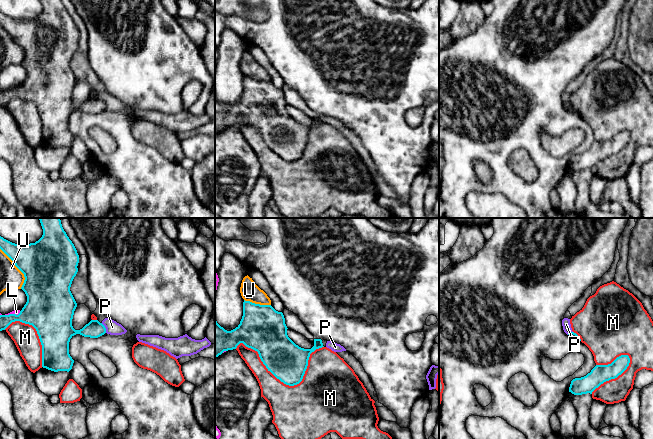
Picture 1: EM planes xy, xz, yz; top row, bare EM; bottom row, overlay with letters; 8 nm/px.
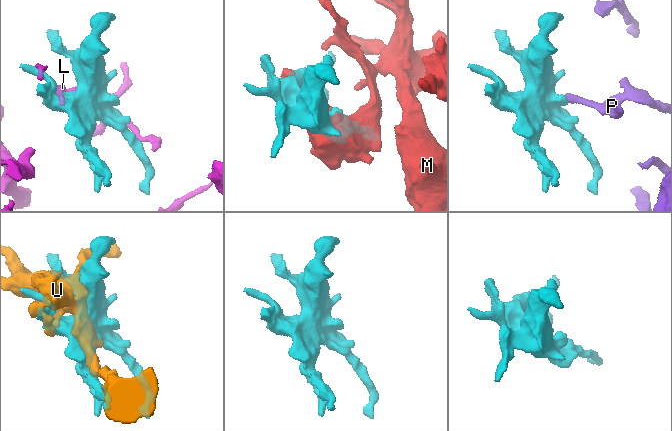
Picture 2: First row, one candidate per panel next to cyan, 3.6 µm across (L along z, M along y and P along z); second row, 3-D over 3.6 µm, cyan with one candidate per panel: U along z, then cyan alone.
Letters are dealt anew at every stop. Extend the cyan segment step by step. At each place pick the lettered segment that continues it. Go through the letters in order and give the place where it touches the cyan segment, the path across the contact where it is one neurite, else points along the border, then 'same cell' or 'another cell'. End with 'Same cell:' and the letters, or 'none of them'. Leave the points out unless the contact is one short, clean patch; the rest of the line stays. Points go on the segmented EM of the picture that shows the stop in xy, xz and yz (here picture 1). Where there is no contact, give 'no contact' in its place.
L: contact xy (12, 314); another cell
M: contact xz (284, 383); another cell
P: contact xy (105, 328); border xy (101, 323), (106, 332); another cell
U: contact xy (17, 267); another cell
Same cell: none of them

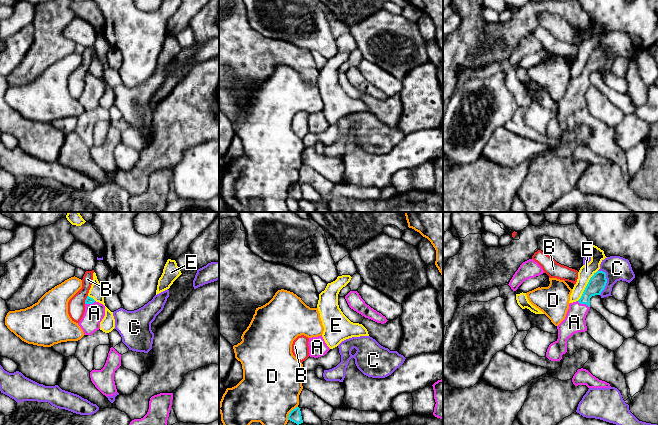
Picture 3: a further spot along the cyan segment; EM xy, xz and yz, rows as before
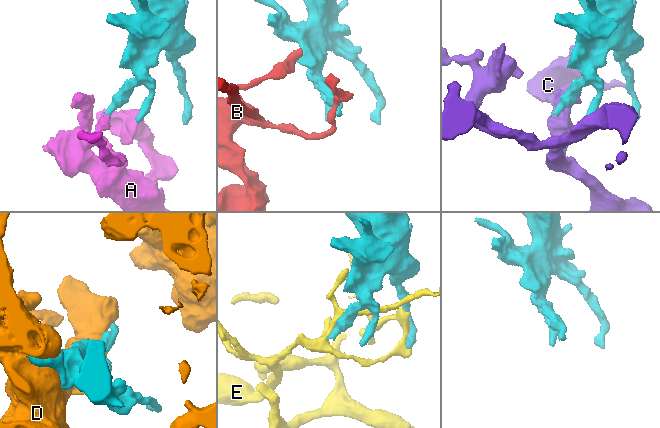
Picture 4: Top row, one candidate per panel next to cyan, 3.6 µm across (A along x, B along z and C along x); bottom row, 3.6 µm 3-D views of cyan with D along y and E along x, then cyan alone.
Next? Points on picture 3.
A: contact yz (583, 303); way yz (597, 283), (586, 295), (583, 303), (576, 313), (574, 322); same cell
B: contact xy (86, 299); another cell
C: contact yz (606, 282); border yz (602, 270), (606, 276), (606, 285), (599, 294); another cell
D: contact xz (290, 412); another cell
E: contact yz (587, 285); another cell
Same cell: A

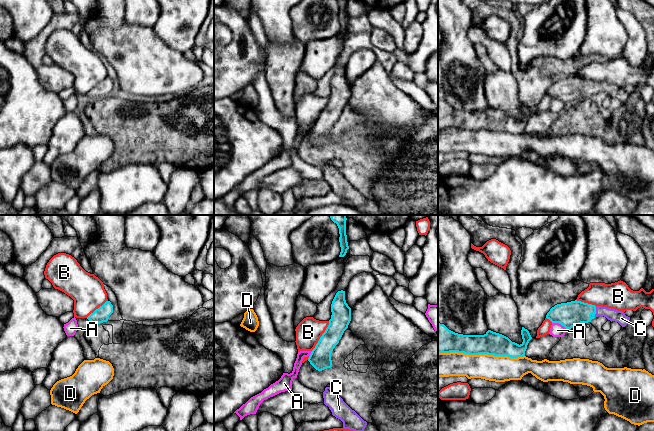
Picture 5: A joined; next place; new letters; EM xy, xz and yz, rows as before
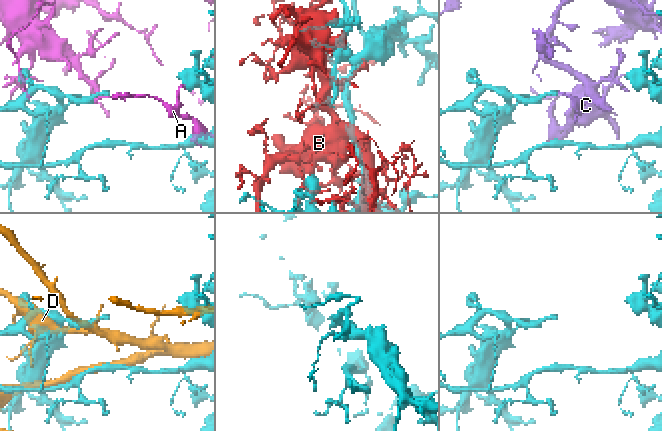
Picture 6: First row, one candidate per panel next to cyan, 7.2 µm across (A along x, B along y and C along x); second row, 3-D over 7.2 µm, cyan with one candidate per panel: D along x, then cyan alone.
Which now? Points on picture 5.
A: contact yz (560, 323); another cell
B: contact xz (321, 336); another cell
C: contact yz (595, 312); way yz (570, 314), (575, 312), (595, 312), (608, 312), (611, 314); same cell
D: contact yz (481, 353); another cell
Same cell: C

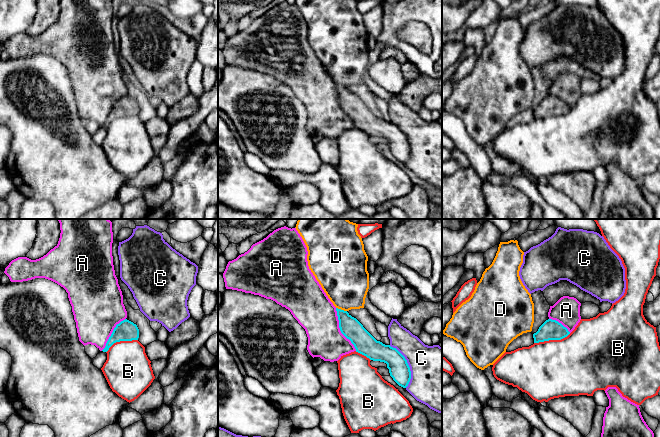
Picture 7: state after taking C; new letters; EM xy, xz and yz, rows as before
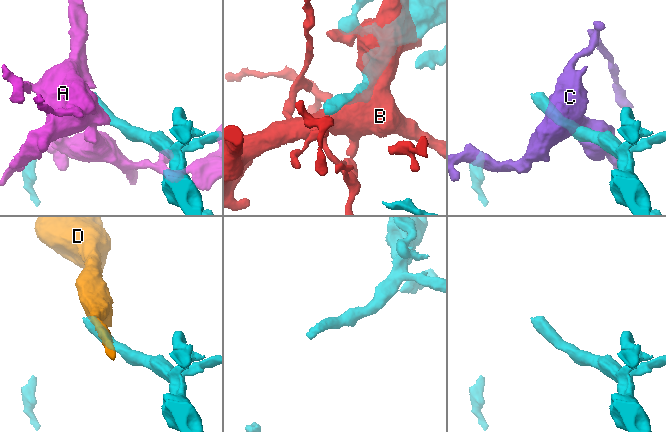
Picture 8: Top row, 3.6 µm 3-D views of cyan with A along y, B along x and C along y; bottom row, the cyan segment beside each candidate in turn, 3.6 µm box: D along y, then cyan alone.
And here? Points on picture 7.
A: contact xz (340, 329); same cell
B: contact yz (552, 339); another cell
C: contact xz (408, 365); another cell
D: contact xz (340, 309); another cell
Same cell: A

